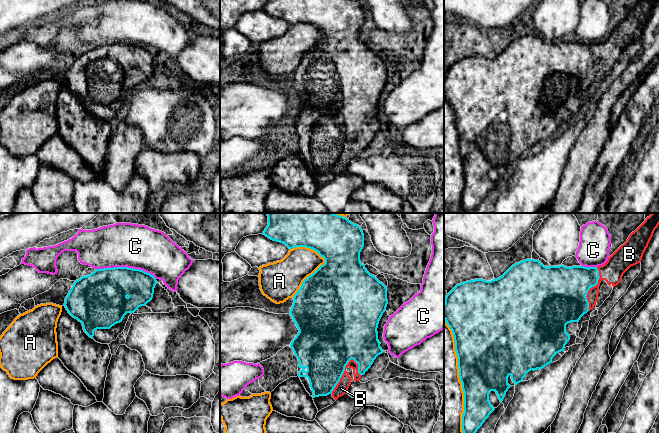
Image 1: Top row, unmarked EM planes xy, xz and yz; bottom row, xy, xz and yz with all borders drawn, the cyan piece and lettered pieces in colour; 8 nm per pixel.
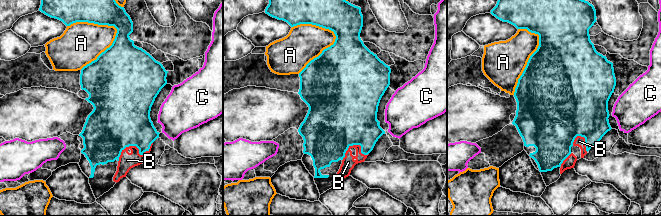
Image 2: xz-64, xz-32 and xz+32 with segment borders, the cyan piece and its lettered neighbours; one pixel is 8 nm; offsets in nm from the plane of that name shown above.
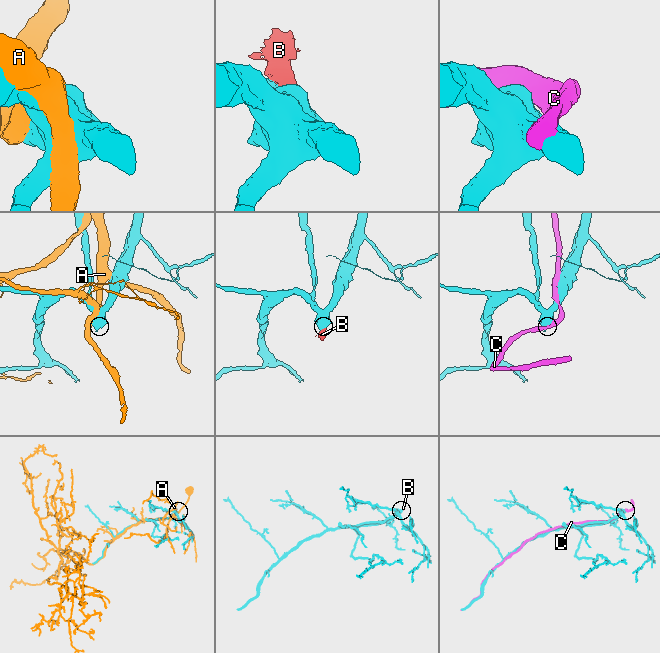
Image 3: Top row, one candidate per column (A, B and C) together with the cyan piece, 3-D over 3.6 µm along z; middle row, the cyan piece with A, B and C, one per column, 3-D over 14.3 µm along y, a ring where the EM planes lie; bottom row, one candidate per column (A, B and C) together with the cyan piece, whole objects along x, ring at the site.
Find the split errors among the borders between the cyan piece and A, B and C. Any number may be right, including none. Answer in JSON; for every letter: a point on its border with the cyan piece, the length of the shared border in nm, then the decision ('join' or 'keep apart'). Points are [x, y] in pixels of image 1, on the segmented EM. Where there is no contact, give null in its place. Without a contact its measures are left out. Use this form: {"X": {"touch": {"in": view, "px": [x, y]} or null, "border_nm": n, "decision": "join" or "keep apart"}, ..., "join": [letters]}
{"A": {"touch": {"in": "xz", "px": [314, 272]}, "border_nm": 420, "decision": "keep apart"}, "B": {"touch": {"in": "xz", "px": [341, 376]}, "border_nm": 340, "decision": "join"}, "C": {"touch": {"in": "xy", "px": [126, 267]}, "border_nm": 500, "decision": "keep apart"}, "join": ["B"]}

